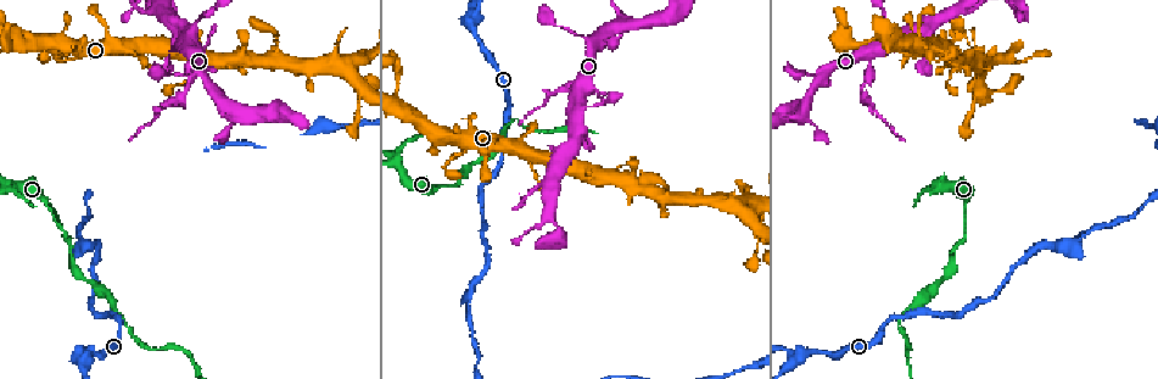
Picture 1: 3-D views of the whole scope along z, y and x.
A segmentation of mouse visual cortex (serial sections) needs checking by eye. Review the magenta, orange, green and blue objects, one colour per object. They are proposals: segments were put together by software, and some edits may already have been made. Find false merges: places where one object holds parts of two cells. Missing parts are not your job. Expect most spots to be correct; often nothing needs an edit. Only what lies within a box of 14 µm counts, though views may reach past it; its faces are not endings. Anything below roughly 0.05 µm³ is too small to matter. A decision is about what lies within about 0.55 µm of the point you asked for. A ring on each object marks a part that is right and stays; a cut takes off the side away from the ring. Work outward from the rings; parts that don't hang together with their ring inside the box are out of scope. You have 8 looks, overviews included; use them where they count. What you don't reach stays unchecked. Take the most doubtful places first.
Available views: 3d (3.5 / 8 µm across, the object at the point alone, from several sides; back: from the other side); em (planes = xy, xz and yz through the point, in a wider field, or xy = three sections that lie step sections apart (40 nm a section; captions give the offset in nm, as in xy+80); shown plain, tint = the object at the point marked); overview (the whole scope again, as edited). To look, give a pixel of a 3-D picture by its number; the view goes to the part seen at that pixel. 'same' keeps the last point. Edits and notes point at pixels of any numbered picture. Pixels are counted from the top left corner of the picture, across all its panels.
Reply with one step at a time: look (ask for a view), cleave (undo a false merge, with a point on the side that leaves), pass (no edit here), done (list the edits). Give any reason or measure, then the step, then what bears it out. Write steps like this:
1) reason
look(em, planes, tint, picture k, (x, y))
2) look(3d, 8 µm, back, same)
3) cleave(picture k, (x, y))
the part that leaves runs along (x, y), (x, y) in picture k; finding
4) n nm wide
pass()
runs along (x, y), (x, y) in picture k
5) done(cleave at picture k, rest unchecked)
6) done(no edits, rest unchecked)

sharp bend
look(3d, 8 µm, picture 1, (860, 91))

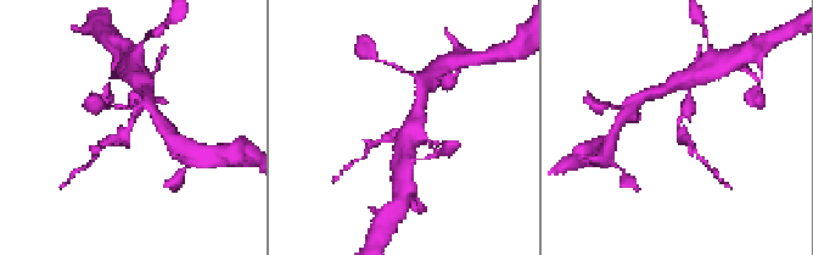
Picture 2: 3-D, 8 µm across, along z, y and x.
look(3d, 3.5 µm, picture 2, (127, 128))

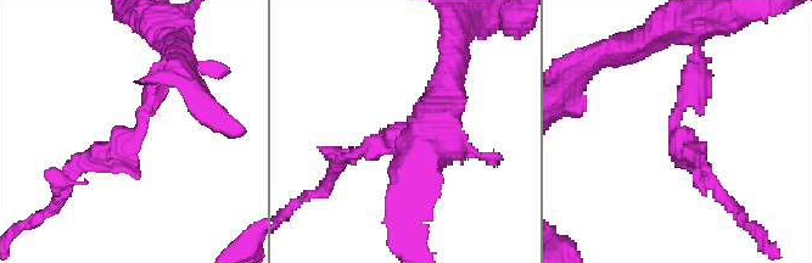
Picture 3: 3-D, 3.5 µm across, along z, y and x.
arms of 200, 250 nm
look(em, planes, tint, picture 3, (674, 133))

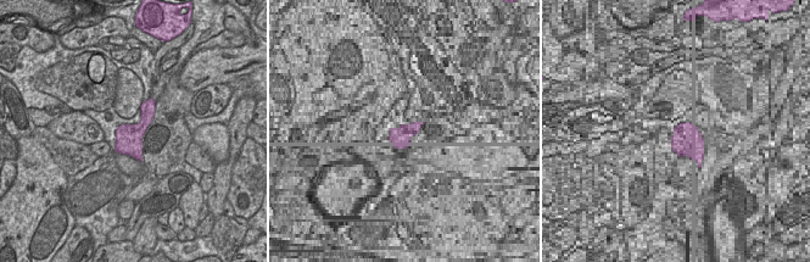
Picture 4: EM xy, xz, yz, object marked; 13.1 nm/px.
360 nm wide
cleave(picture 3, (136, 146))
the part that leaves runs along (145, 108), (123, 146), (63, 179) in picture 3; two cells meet here

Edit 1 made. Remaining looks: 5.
look(3d, 3.5 µm, picture 1, (818, 72))

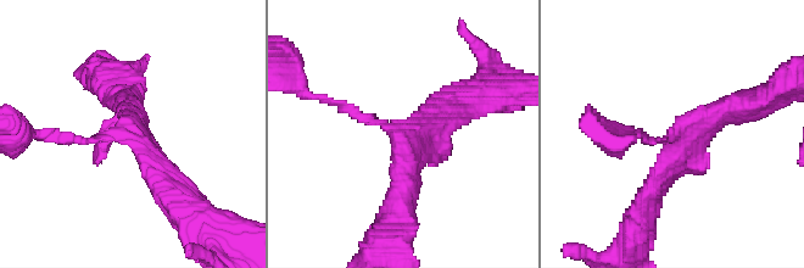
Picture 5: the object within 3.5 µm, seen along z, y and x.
look(em, xy, step 1, tint, picture 5, (669, 134))

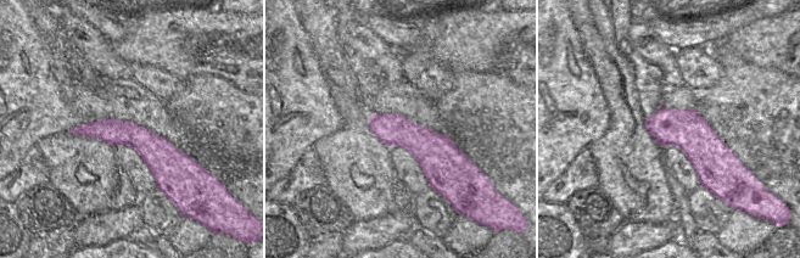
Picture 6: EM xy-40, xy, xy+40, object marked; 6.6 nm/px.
look(em, xy, step 2, tint, same)

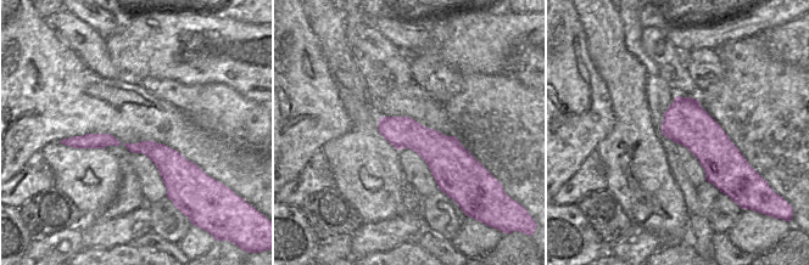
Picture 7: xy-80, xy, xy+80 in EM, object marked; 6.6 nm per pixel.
pass()
runs along (400, 186), (403, 139), (313, 96) in picture 5; one cell here

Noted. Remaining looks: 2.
thin neck
look(3d, 3.5 µm, picture 1, (623, 183))

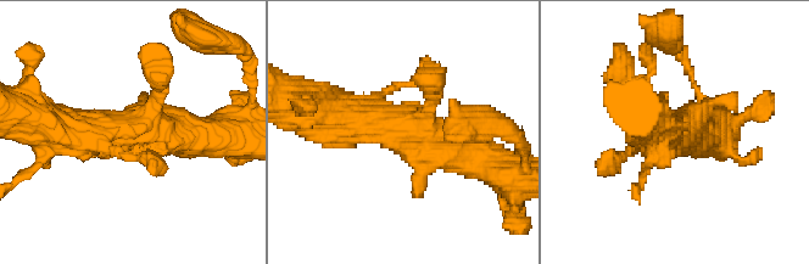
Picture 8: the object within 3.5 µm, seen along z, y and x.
shape alone is not enough
look(em, xy, step 3, tint, picture 8, (407, 133))

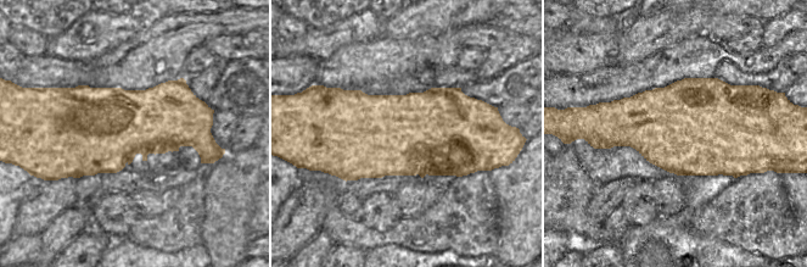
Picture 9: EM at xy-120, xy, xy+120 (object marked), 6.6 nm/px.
pass()
runs along (327, 112), (480, 158) in picture 8; continuous, no second cell

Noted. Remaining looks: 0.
done(cleave at picture 3, rest unchecked)

